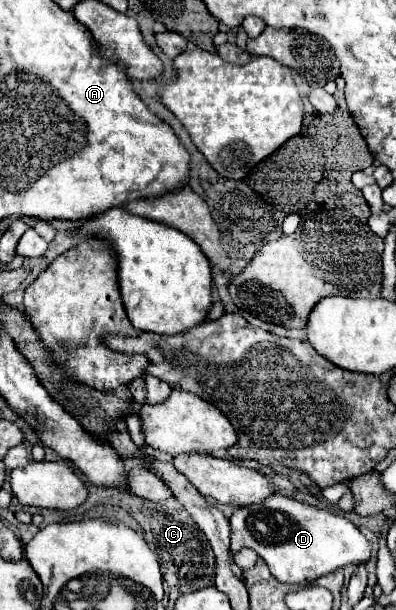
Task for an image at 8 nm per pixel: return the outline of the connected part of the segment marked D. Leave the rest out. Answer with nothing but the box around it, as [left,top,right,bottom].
[230,492,370,584]

